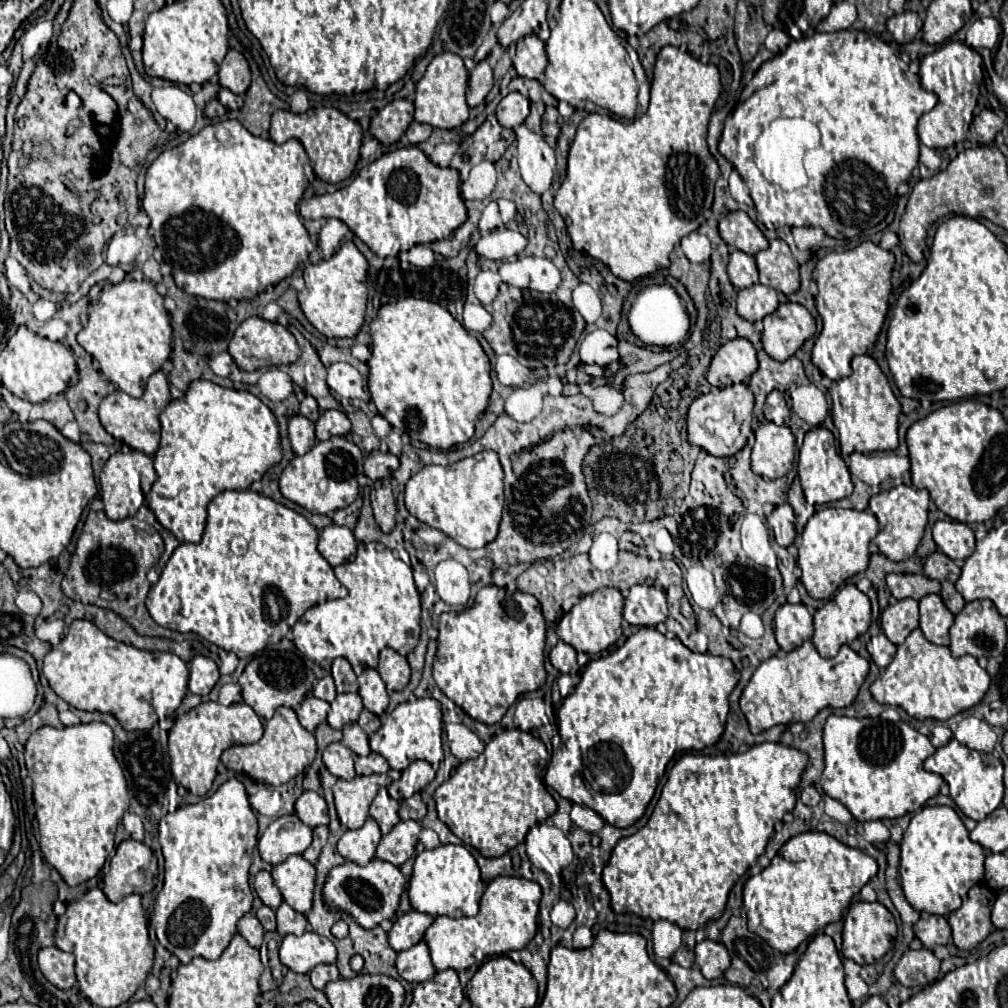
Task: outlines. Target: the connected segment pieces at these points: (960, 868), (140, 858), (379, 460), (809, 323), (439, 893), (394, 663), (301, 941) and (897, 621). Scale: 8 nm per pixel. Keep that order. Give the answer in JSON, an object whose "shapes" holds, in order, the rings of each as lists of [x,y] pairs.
{"shapes":[[[[925,806],[911,818],[901,842],[899,876],[905,898],[917,912],[947,916],[959,908],[963,892],[983,878],[983,862],[985,850],[969,840],[969,832],[953,808]]],[[[125,840],[111,858],[111,870],[105,876],[103,892],[111,902],[119,902],[127,894],[151,892],[157,876],[157,858],[137,840]]],[[[379,450],[371,452],[365,458],[365,476],[369,476],[371,480],[379,480],[379,478],[389,478],[393,472],[399,467],[399,459],[393,454],[381,454]]],[[[785,302],[763,320],[763,350],[773,360],[791,358],[815,334],[815,318],[801,304]]],[[[437,846],[435,850],[423,850],[417,854],[413,864],[413,876],[409,882],[409,900],[417,912],[425,912],[431,916],[475,916],[479,912],[479,900],[485,892],[485,884],[481,882],[479,866],[475,858],[469,854],[465,846]]],[[[383,648],[381,650],[377,672],[381,674],[381,678],[383,678],[389,692],[403,690],[409,684],[409,674],[411,674],[409,664],[393,648]]],[[[305,932],[303,936],[285,936],[279,946],[281,962],[299,974],[309,974],[319,964],[335,964],[337,950],[331,940],[315,932]]],[[[911,598],[897,600],[881,614],[881,628],[893,644],[901,644],[919,626],[919,608]]]]}

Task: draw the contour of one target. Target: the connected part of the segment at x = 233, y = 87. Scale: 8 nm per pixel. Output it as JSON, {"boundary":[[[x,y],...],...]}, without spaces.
{"boundary":[[[235,50],[227,52],[225,60],[219,66],[219,84],[237,96],[245,94],[245,90],[249,88],[251,84],[249,64],[239,52]]]}

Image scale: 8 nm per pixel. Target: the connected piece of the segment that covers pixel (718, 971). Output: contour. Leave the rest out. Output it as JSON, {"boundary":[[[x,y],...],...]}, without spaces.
{"boundary":[[[703,940],[695,946],[695,960],[707,980],[723,976],[729,968],[729,952],[721,942]]]}

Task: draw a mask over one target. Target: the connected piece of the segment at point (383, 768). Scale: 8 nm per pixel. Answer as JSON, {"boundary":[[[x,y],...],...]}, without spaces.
{"boundary":[[[371,752],[369,756],[365,758],[357,758],[355,760],[355,770],[359,776],[371,776],[371,774],[383,774],[383,772],[389,772],[389,764],[383,756]]]}

